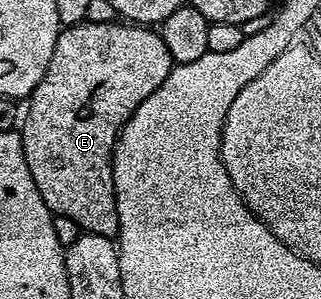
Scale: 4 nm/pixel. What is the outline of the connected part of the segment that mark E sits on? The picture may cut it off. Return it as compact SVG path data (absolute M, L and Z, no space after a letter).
M83 21L74 26L63 26L58 32L56 49L52 53L52 61L48 61L48 69L36 85L28 100L28 106L25 108L24 118L20 123L20 134L22 144L24 145L24 161L28 161L28 170L32 172L32 181L36 181L36 189L40 189L40 197L44 197L44 205L54 215L63 215L72 217L76 225L83 232L100 234L102 237L114 239L118 234L118 214L116 213L116 197L114 196L114 147L118 143L118 134L122 131L122 126L136 113L140 101L144 97L152 97L160 85L168 77L170 68L175 66L173 57L168 53L168 45L164 45L161 34L157 30L151 29L146 25L135 25L129 21L115 21L113 23L91 23Z

